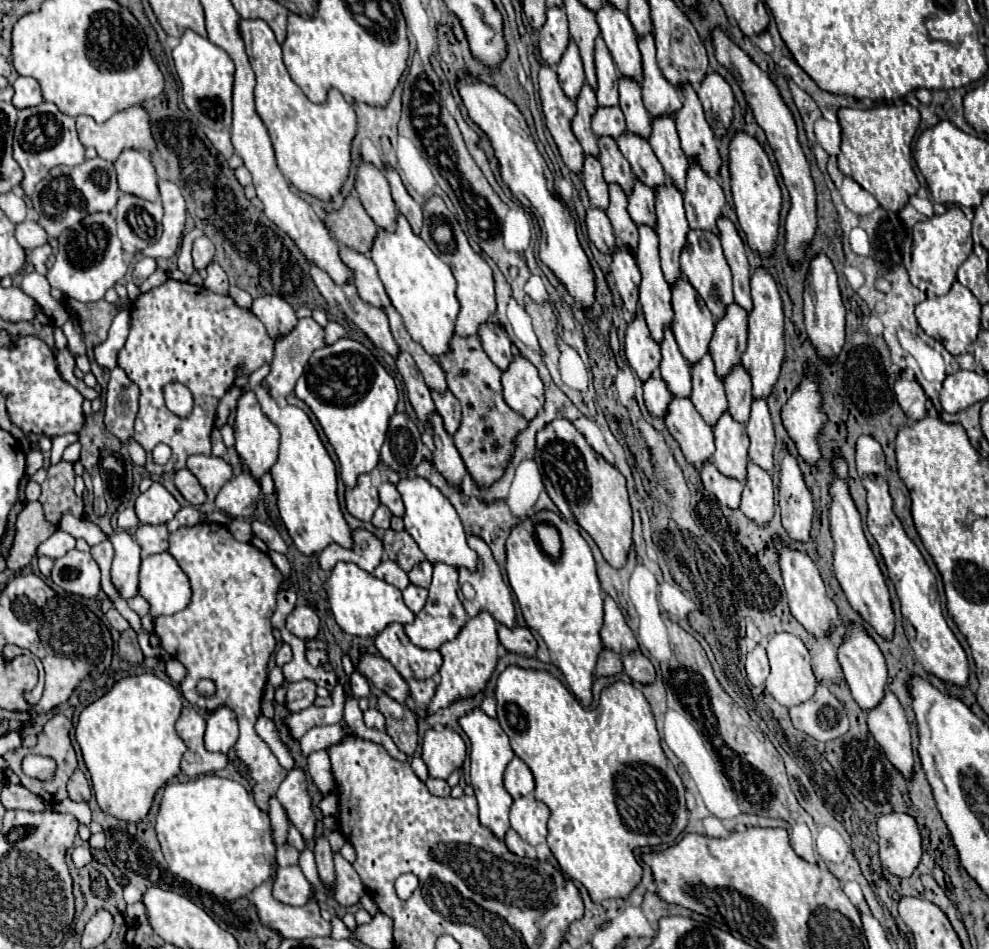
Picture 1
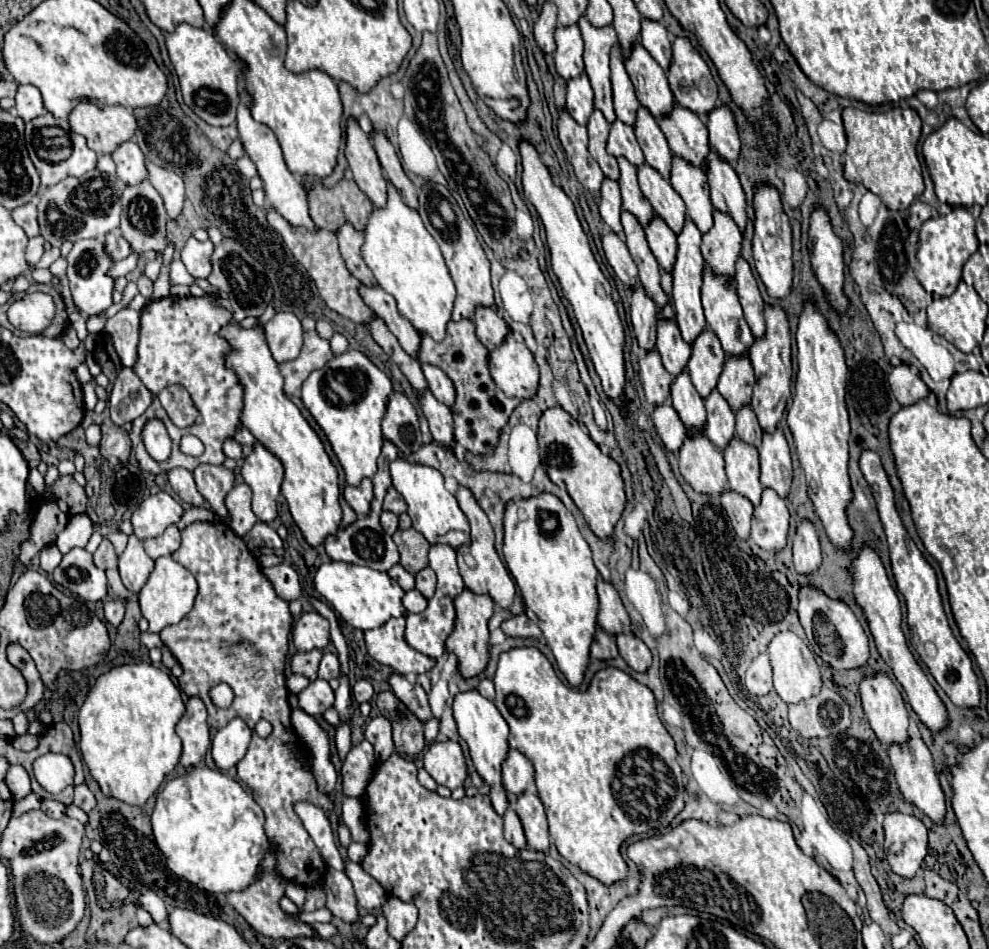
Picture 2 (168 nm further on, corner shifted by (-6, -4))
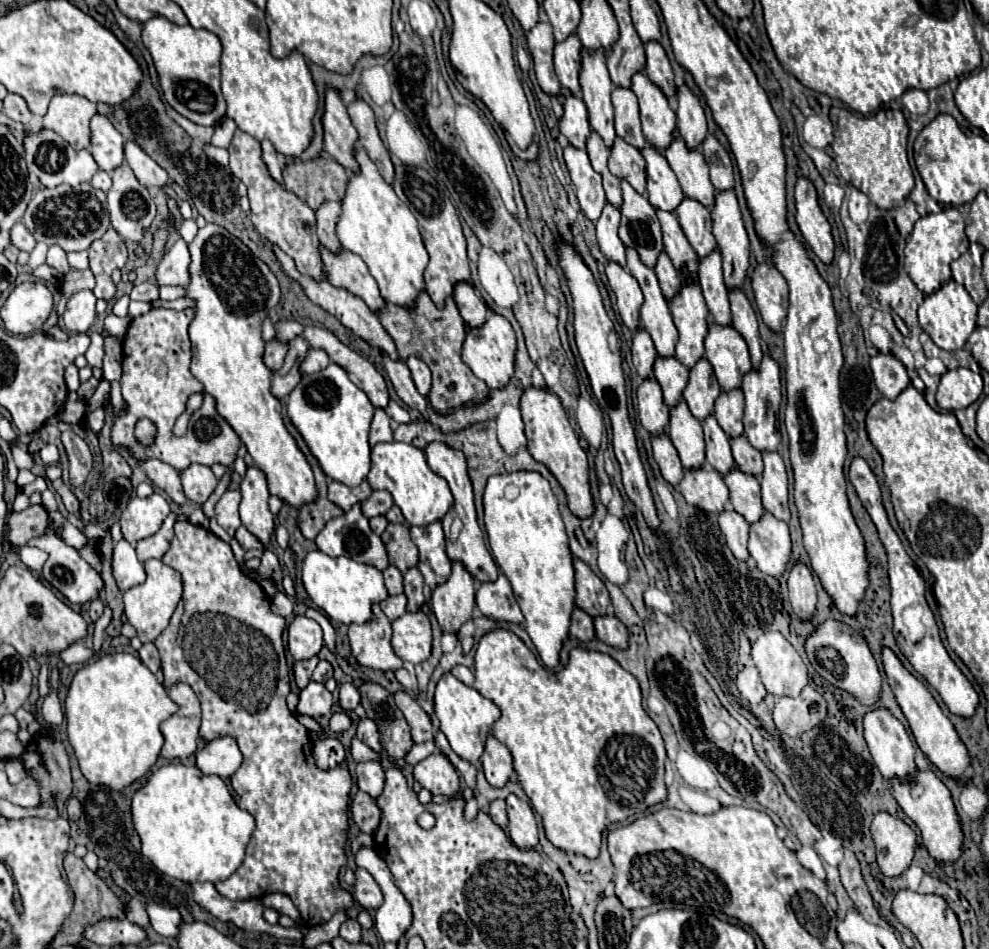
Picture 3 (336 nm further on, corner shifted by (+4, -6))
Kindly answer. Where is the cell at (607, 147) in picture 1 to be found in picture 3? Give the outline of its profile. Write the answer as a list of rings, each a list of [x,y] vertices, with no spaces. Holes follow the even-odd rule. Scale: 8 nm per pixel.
[[[622,181],[622,197],[624,205],[620,209],[622,213],[620,239],[626,247],[632,247],[640,255],[640,261],[648,269],[654,269],[660,251],[664,251],[662,229],[656,211],[646,197],[636,193],[632,185],[624,181]]]

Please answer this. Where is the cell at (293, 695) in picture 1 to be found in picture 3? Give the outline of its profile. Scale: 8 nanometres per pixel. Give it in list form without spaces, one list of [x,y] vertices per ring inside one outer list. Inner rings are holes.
[[[310,681],[306,689],[300,691],[300,703],[298,703],[298,713],[308,715],[308,717],[324,717],[330,715],[332,711],[332,693],[316,681]]]

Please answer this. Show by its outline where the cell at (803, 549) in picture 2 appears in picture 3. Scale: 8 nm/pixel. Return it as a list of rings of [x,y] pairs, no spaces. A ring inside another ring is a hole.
[[[796,565],[790,571],[788,577],[788,589],[790,589],[790,603],[792,609],[796,613],[796,617],[800,621],[812,621],[814,613],[816,613],[816,587],[814,587],[814,579],[812,573],[806,565]]]

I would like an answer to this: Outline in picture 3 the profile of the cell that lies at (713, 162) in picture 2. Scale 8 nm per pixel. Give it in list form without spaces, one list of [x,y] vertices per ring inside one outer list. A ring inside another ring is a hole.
[[[718,191],[712,209],[714,237],[724,261],[724,283],[728,291],[740,289],[750,267],[750,243],[742,223],[734,191]]]

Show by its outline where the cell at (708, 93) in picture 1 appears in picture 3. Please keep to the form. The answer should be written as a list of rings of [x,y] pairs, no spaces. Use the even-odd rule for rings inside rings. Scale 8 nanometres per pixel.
[[[708,135],[702,143],[702,153],[704,159],[710,167],[710,179],[714,183],[714,187],[718,191],[728,191],[734,187],[734,169],[732,169],[732,161],[730,155],[726,153],[726,149],[718,143],[718,139],[714,135]]]

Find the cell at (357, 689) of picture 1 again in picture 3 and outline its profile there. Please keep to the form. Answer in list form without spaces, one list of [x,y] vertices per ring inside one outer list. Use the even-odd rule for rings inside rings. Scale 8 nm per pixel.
[[[352,683],[340,685],[338,703],[340,703],[342,711],[354,711],[360,705],[360,693],[358,693],[358,689]]]

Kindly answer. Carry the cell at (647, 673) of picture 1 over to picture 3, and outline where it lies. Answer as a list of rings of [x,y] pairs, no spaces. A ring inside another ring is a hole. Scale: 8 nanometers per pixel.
[[[614,613],[594,617],[594,629],[596,629],[596,637],[600,637],[604,643],[616,649],[624,649],[628,645],[628,631]]]

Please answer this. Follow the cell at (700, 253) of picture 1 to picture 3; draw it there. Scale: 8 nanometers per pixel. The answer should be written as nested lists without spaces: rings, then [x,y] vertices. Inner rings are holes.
[[[710,321],[706,337],[706,359],[710,361],[722,391],[740,389],[742,377],[752,369],[742,335],[734,327],[720,327],[714,321]]]

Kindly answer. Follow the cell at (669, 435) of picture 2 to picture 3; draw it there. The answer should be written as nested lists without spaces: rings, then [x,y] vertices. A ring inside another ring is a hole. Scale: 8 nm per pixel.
[[[656,435],[656,437],[652,437],[652,449],[654,449],[654,459],[660,467],[662,477],[672,487],[678,487],[680,479],[684,477],[684,467],[680,463],[680,457],[678,457],[672,441],[666,435]]]

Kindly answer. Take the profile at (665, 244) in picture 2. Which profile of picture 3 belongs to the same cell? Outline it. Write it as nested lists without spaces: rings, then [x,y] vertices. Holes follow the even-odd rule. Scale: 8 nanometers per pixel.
[[[662,253],[662,255],[658,257],[656,275],[658,275],[658,281],[660,281],[662,295],[666,297],[666,301],[672,301],[672,299],[676,297],[676,291],[680,291],[680,275],[678,275],[678,271],[674,269],[674,265],[672,265],[672,261],[668,259],[666,253]]]

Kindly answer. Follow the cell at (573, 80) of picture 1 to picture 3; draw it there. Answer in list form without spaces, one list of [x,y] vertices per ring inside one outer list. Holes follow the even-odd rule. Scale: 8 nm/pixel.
[[[568,95],[564,99],[564,117],[560,121],[560,133],[568,139],[568,143],[576,149],[584,149],[584,143],[590,135],[590,123],[586,105],[582,99]]]

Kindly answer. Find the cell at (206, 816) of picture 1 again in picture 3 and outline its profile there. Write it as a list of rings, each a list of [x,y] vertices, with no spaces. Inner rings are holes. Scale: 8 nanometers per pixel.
[[[166,763],[146,779],[146,783],[132,797],[132,821],[142,843],[142,855],[148,857],[160,873],[186,883],[216,883],[228,879],[242,865],[246,845],[254,831],[252,815],[236,805],[220,777],[202,775],[198,767],[182,763]]]

